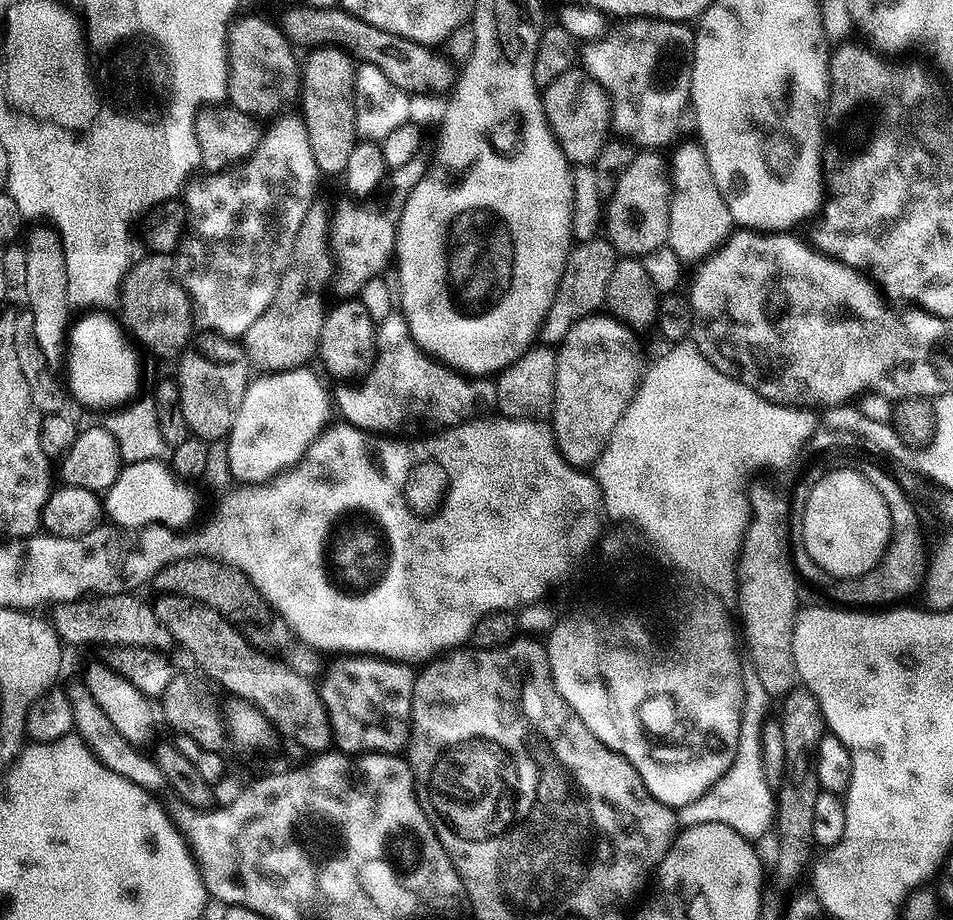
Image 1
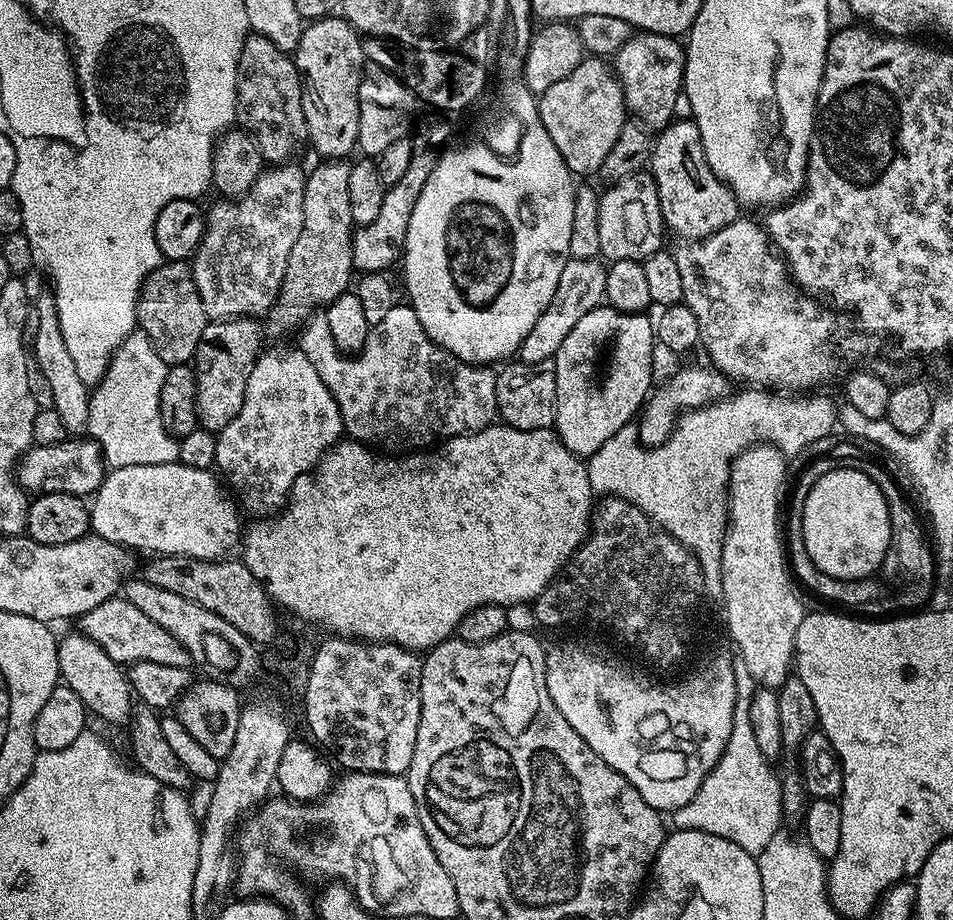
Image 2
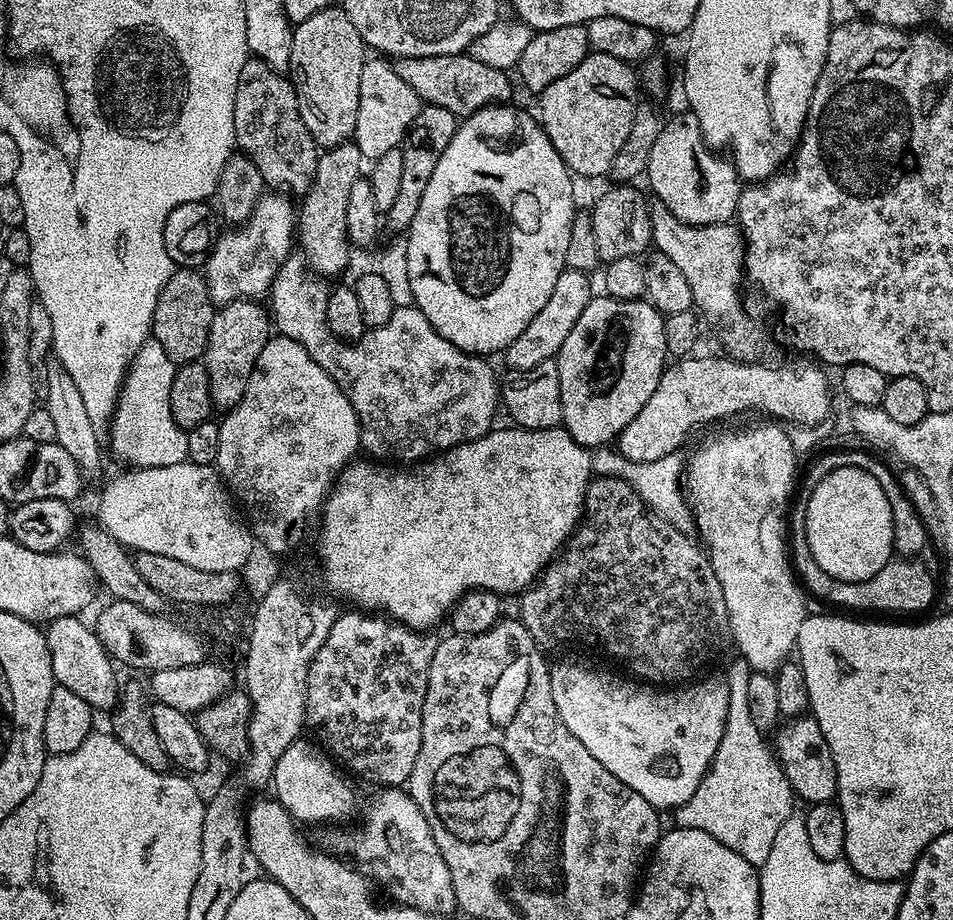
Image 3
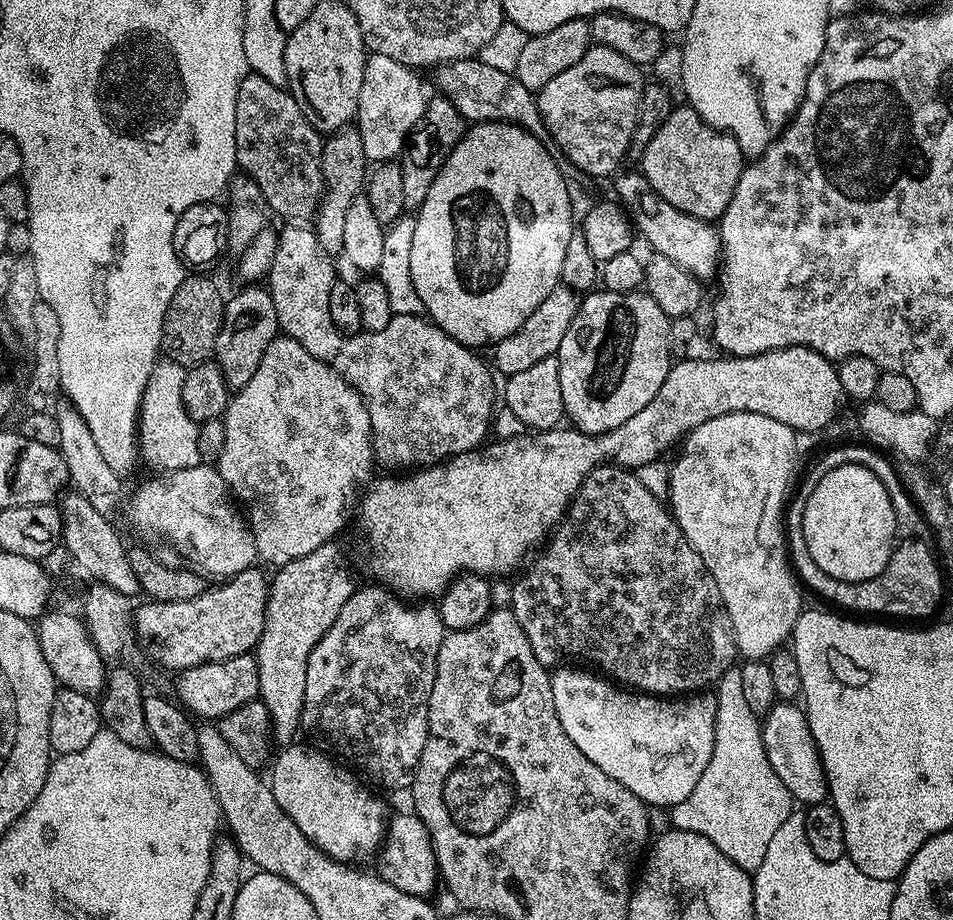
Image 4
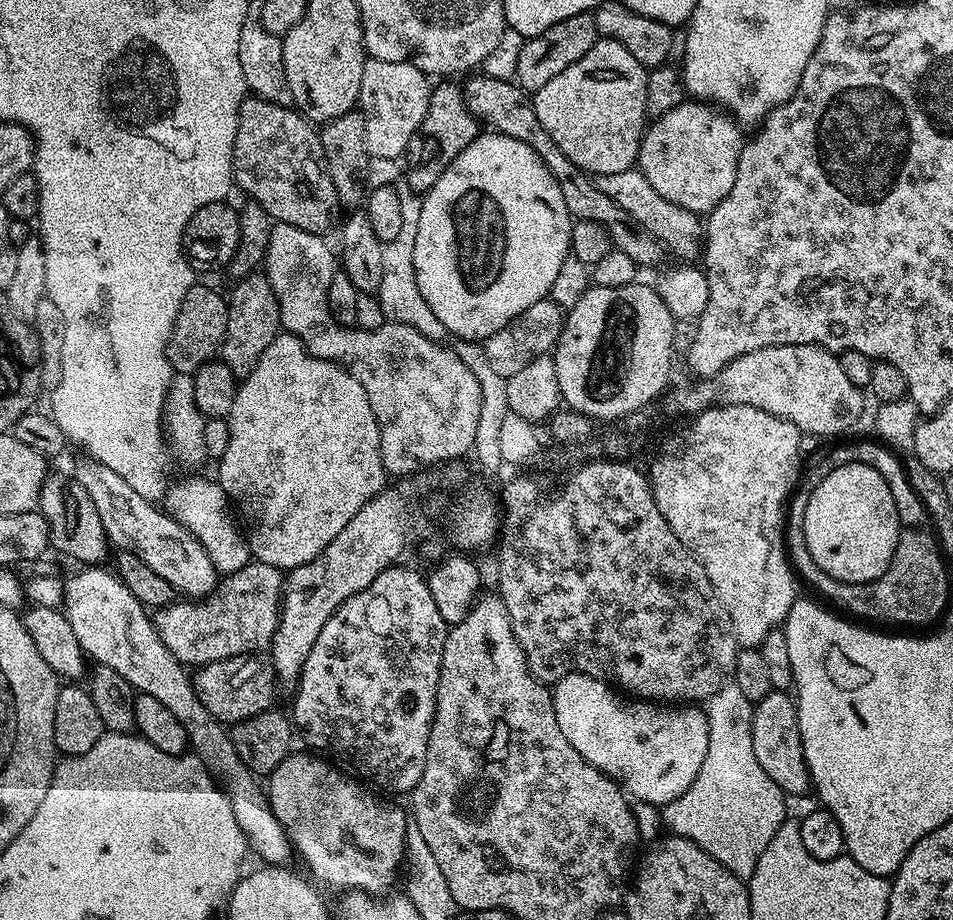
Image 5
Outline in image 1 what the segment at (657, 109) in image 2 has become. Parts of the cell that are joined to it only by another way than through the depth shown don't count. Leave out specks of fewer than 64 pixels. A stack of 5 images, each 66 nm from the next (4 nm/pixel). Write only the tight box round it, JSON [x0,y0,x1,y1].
[578,18,694,150]

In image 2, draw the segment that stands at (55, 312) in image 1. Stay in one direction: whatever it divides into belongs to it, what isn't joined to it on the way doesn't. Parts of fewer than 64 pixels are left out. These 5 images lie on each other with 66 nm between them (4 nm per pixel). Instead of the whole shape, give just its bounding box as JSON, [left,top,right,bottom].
[30,294,90,434]

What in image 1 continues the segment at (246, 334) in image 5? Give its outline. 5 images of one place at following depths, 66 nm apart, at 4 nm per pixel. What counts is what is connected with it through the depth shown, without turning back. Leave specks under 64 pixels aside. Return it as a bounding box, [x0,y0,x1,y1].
[174,334,250,442]

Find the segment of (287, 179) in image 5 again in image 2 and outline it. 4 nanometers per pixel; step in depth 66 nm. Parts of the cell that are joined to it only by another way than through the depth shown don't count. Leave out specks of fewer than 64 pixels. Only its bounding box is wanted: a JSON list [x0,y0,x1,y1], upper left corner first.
[236,34,308,166]

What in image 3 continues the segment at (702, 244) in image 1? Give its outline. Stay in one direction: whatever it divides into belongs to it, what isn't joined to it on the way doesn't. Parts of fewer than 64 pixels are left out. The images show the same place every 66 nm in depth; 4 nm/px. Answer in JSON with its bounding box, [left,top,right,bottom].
[646,110,742,224]

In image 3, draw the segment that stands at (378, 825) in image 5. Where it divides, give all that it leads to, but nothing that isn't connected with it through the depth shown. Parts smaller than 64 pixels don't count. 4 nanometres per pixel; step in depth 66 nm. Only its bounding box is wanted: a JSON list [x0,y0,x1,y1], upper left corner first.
[270,739,356,825]

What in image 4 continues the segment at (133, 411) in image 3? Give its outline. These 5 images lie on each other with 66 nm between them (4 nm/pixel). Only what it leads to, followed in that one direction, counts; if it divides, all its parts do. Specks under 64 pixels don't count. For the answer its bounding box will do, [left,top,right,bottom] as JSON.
[137,360,201,472]

